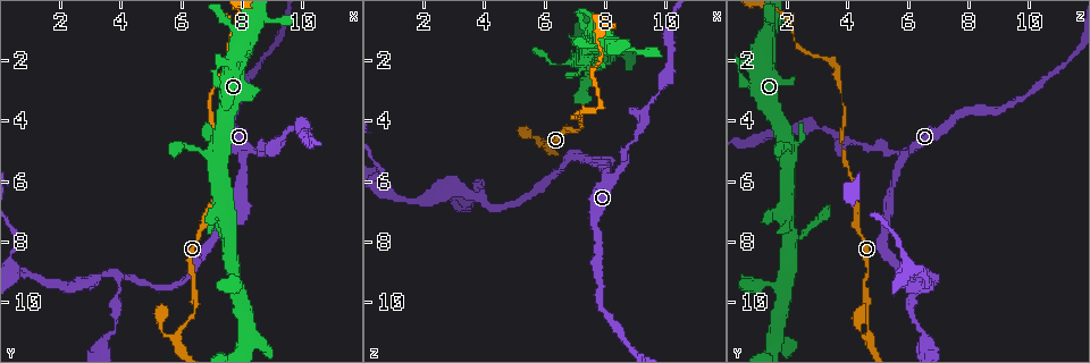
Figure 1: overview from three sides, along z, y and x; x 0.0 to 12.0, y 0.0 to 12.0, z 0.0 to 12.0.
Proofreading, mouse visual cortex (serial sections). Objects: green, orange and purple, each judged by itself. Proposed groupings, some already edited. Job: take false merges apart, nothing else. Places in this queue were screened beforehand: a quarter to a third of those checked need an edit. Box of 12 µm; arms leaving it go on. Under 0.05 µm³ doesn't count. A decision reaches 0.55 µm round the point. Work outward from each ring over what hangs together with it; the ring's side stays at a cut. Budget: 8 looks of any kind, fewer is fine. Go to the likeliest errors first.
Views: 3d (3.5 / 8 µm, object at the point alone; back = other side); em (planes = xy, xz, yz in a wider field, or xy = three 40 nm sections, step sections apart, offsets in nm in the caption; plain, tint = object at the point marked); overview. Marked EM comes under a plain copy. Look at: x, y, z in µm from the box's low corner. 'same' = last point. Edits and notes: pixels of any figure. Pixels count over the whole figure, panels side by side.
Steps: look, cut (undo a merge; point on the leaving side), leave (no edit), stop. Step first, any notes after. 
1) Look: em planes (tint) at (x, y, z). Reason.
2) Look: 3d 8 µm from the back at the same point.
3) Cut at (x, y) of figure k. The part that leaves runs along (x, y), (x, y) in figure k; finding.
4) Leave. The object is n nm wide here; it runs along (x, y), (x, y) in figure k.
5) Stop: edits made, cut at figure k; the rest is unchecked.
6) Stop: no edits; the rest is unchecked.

Look: 3d 3.5 µm from the back at (3.9, 9.1, 6.6). A narrow waist.

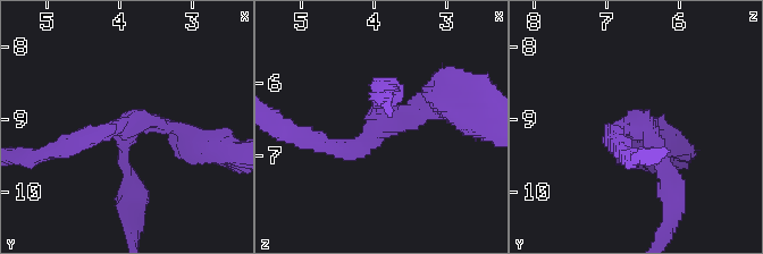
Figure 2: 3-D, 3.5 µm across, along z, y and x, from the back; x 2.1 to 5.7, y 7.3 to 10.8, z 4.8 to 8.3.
Look: em xy step 2 (tint) at (3.95, 9.15, 6.60). 3 arms meet here; the arms are 200, 200, 250 nm wide.

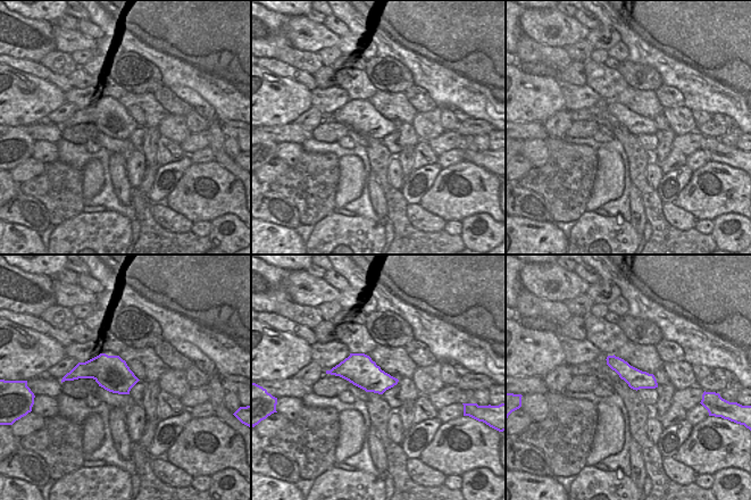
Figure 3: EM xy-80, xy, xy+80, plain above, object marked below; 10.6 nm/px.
Leave. It runs along (317, 140), (352, 149), (446, 104) in figure 2; one cell here.

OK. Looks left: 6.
Look: 3d 3.5 µm at (5.8, 11.1, 4.7). Side arm on a straight run.

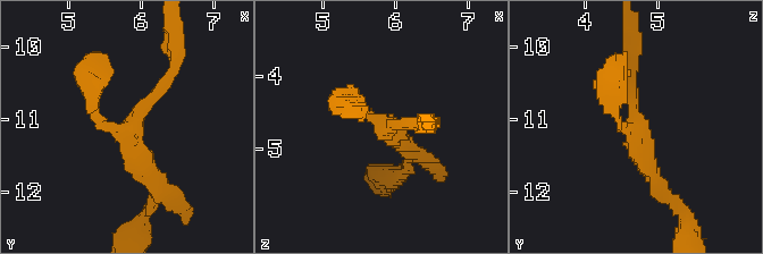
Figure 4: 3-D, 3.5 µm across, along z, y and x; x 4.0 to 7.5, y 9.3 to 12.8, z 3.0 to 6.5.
Look: em planes (tint) at (5.80, 11.15, 4.70). 3 arms meet here; the arms are 150, 200, 250 nm wide.

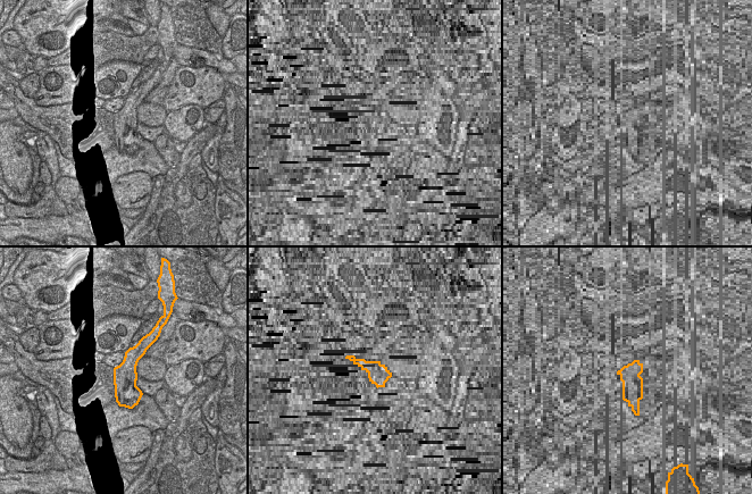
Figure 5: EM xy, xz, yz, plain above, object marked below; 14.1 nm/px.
Look: em xy step 2 (tint) at the same point.

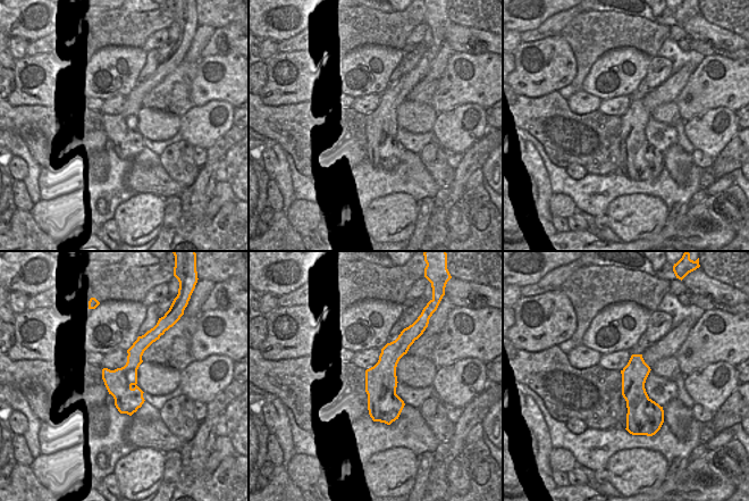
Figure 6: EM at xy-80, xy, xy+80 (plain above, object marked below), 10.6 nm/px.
Leave. The object is 340 nm wide here; it runs along (428, 124), (384, 127), (345, 103) in figure 4; all the same cell.

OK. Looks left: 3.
Look: 3d 3.5 µm at (7.8, 2.2, 3.5). Sharp bend.

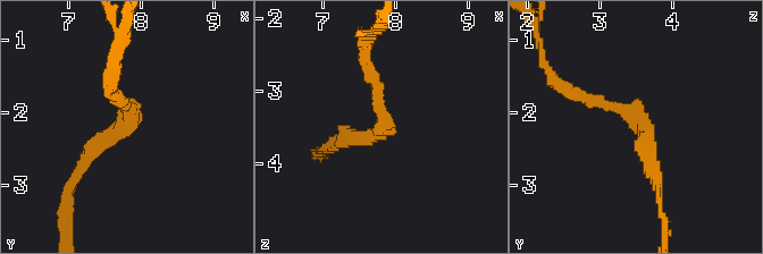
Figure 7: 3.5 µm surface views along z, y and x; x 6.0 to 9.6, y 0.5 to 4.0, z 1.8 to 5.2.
Look: em xy step 5 (tint) at (7.80, 2.05, 3.55). Need the tissue.

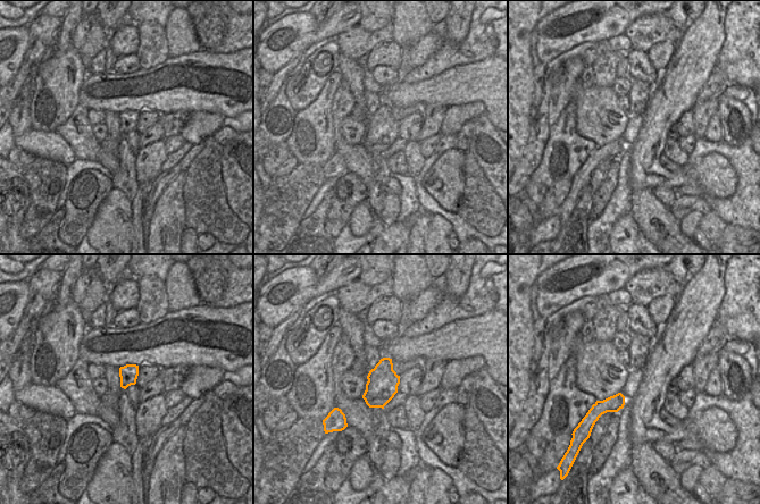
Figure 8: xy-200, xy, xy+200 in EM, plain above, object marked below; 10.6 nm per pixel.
Leave. The arms are 200, 200 nm wide; it runs along (653, 170), (636, 115), (577, 94) in figure 7; all the same cell.

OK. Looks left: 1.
Stop: no edits; the rest is unchecked.

